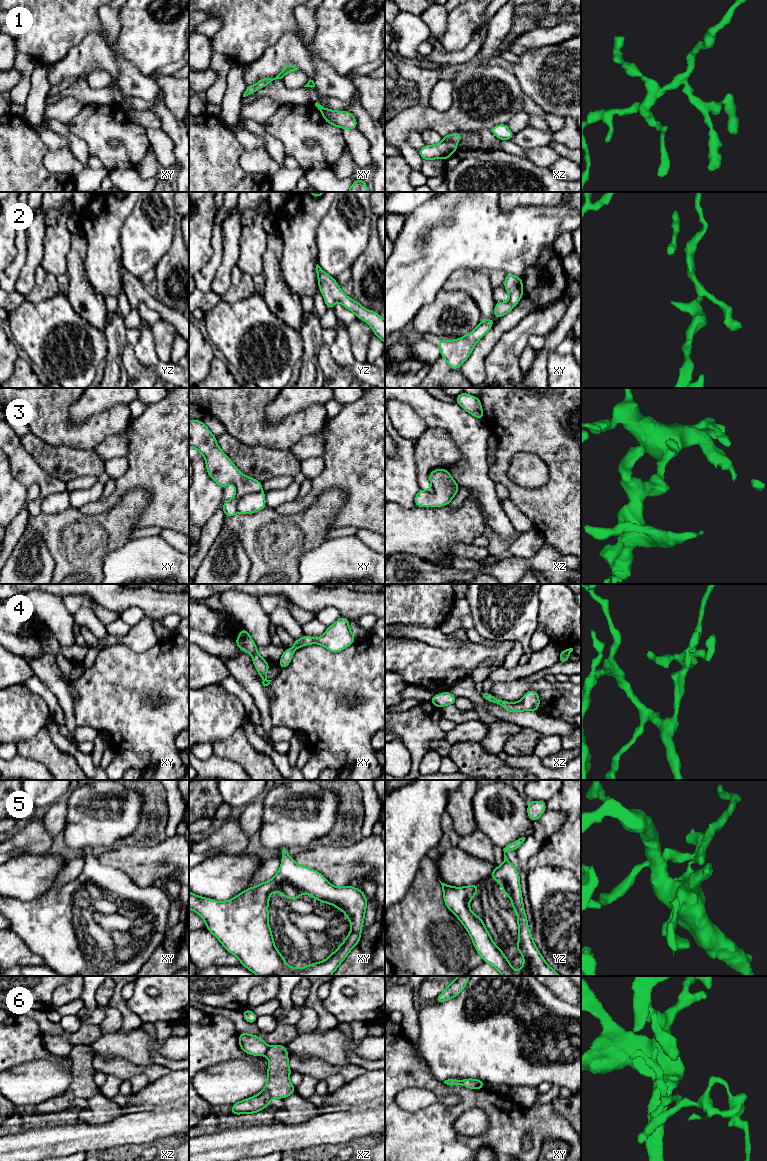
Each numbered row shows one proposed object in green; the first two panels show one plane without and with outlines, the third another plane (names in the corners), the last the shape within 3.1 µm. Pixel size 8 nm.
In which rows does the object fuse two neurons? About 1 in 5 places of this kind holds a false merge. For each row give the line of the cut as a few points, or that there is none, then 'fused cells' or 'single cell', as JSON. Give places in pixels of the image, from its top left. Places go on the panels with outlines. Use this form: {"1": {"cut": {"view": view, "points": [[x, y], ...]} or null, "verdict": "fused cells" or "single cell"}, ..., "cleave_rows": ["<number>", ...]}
{"1": {"cut": null, "verdict": "single cell"}, "2": {"cut": null, "verdict": "single cell"}, "3": {"cut": {"view": "xy", "points": [[261, 490], [245, 494], [237, 504], [237, 512]]}, "verdict": "fused cells"}, "4": {"cut": null, "verdict": "single cell"}, "5": {"cut": null, "verdict": "single cell"}, "6": {"cut": {"view": "xz", "points": [[268, 1047], [264, 1054]]}, "verdict": "fused cells"}, "cleave_rows": ["3", "6"]}

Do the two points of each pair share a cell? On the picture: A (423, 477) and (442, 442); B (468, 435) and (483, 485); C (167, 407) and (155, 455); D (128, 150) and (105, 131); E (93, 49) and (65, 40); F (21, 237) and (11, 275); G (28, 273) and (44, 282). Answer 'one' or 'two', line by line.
A: one
B: one
C: one
D: one
E: two
F: one
G: two

